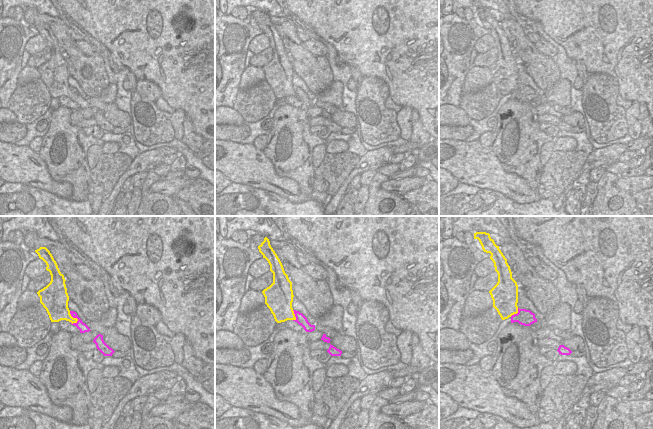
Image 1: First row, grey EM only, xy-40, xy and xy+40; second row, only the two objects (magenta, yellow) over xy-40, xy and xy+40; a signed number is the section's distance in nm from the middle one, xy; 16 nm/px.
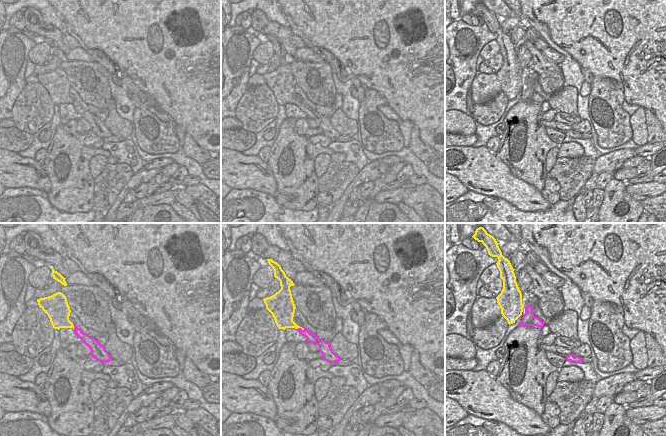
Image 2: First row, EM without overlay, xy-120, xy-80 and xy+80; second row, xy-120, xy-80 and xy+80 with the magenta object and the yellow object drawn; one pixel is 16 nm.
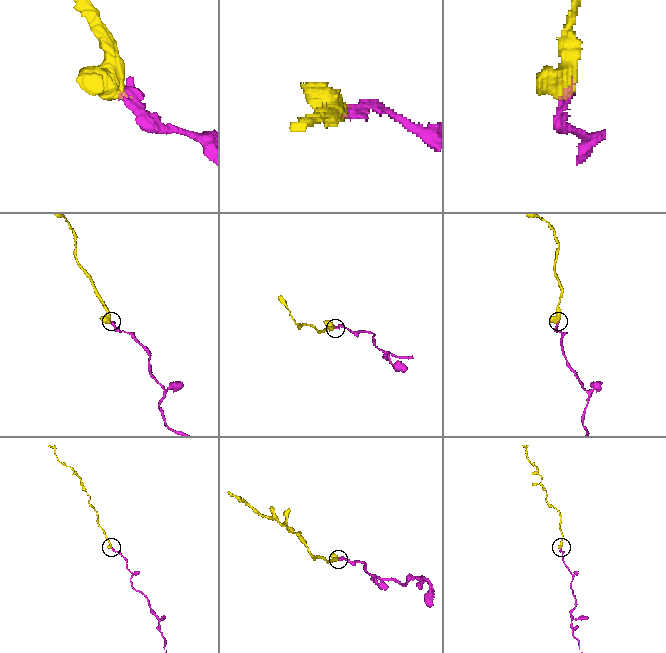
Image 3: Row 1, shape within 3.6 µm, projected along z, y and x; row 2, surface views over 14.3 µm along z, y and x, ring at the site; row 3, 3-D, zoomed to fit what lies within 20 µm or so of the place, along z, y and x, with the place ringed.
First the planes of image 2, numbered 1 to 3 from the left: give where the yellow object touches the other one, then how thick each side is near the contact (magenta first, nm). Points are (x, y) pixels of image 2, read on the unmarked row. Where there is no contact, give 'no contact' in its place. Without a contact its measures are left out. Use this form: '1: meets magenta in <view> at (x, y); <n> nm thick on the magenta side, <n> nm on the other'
1: meets magenta in xy-120 at (74, 103); 140 nm thick on the magenta side, 260 nm on the other
2: meets magenta in xy-80 at (300, 104); 160 nm thick on the magenta side, 190 nm on the other
3: no contact

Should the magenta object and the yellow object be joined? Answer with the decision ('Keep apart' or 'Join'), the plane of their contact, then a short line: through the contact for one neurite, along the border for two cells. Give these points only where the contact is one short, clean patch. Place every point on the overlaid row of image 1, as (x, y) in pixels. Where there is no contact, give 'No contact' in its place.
Join. Touches magenta in xy-40. Line: xy-40 (83, 328), (74, 317), (60, 311).

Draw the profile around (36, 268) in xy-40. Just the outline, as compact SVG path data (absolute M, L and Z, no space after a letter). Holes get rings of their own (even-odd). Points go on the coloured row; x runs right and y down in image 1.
M38 258L27 265L25 275L30 279L35 279L46 271L46 267L46 263L42 259Z

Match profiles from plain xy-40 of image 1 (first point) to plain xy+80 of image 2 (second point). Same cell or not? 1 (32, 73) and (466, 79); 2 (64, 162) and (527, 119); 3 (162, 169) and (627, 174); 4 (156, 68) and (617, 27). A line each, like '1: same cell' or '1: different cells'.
1: different cells
2: same cell
3: same cell
4: same cell

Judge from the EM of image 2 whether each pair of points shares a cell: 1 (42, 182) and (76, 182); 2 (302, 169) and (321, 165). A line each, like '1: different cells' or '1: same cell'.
1: different cells
2: different cells

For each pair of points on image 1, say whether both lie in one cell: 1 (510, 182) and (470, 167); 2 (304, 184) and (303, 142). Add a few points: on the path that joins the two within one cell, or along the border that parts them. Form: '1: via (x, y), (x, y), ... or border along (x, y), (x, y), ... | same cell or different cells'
1: via (500, 181), (480, 168) | same cell
2: via (303, 174), (303, 152) | same cell

